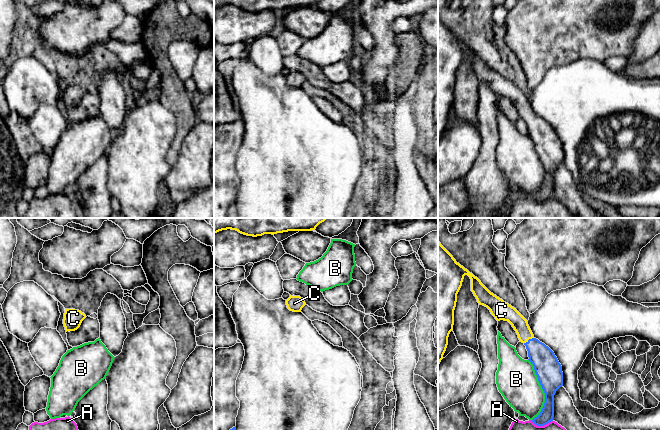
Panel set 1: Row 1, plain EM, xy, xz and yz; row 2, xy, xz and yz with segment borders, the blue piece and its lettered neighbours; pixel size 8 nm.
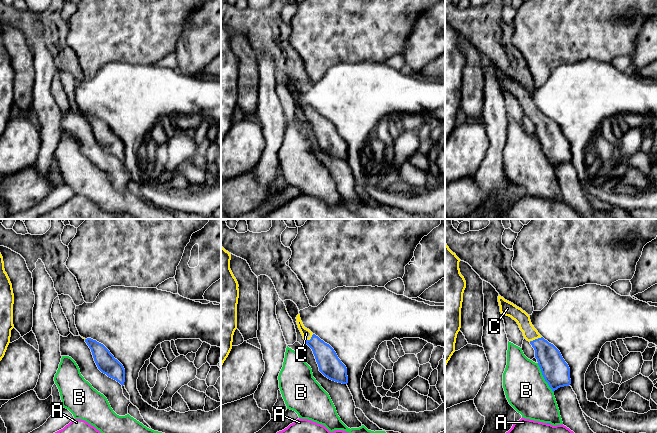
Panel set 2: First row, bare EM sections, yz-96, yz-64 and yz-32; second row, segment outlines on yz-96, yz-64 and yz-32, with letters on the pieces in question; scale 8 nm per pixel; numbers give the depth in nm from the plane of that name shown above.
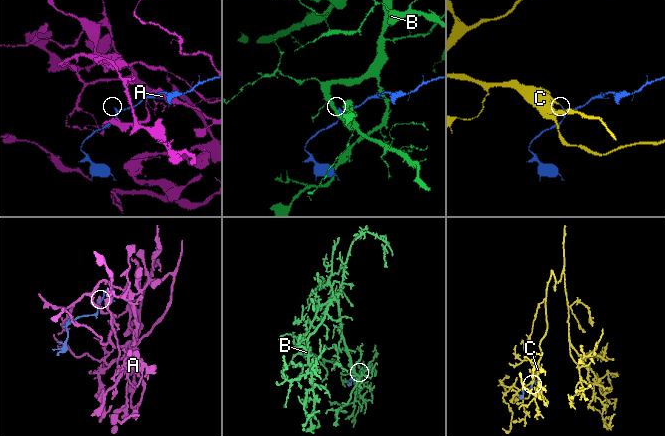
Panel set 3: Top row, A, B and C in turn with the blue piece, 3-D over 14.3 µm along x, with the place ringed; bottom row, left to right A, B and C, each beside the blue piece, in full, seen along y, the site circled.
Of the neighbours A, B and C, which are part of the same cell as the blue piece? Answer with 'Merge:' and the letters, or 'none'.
Merge: C

